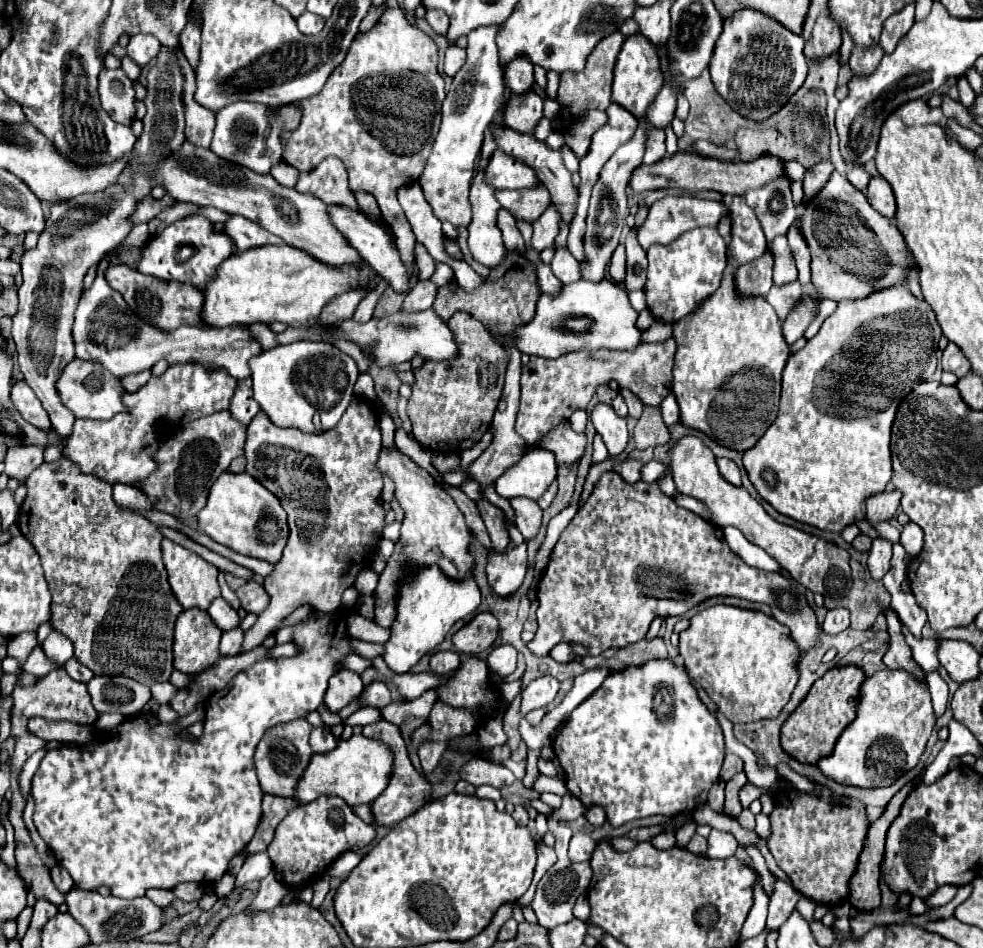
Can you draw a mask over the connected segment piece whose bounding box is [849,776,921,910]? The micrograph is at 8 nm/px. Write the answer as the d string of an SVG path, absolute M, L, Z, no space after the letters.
M915 776L911 782L907 782L895 796L893 800L887 804L883 816L879 820L875 820L869 828L869 840L865 842L865 852L861 854L861 868L857 870L857 876L853 876L853 884L851 884L851 896L849 896L849 902L853 904L853 908L857 910L873 910L873 908L879 908L881 904L881 890L879 890L879 876L881 876L881 860L883 860L883 854L885 854L885 836L887 836L887 830L889 826L893 824L893 820L901 814L901 806L903 802L909 798L909 794L921 784L921 776Z

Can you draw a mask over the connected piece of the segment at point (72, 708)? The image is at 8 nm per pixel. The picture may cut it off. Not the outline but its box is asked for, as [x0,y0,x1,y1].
[11,672,97,742]

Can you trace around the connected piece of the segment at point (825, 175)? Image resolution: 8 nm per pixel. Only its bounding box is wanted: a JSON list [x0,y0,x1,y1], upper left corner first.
[803,162,833,206]

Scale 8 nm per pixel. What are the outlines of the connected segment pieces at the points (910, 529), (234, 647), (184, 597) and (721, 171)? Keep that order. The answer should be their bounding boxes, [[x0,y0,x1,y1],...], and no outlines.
[[901,522,923,556],[221,628,243,656],[161,538,221,610],[631,152,787,196]]

